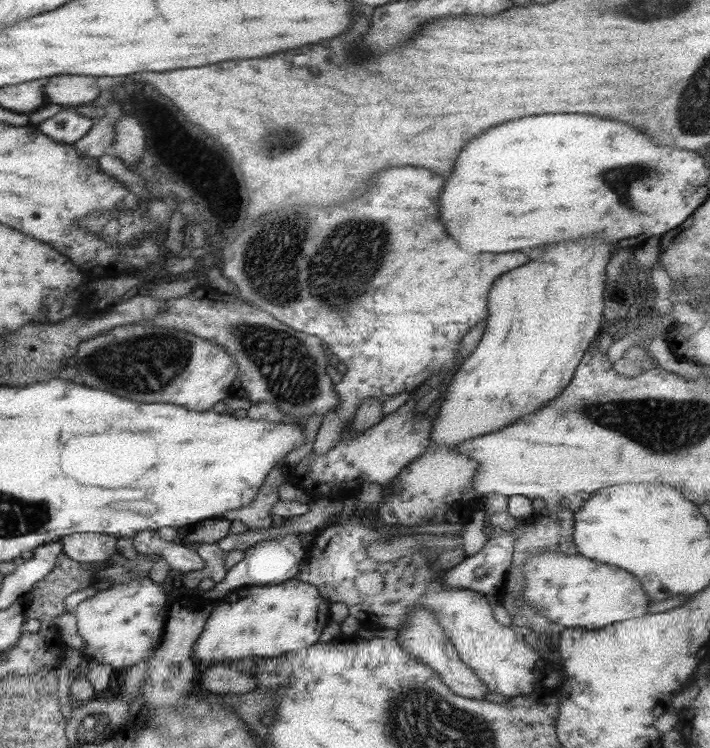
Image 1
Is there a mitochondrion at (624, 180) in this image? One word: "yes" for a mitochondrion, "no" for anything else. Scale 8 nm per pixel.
yes

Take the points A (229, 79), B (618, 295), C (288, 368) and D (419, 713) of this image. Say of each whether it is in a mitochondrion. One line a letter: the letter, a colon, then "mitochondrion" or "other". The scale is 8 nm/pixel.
A: other
B: other
C: mitochondrion
D: mitochondrion

